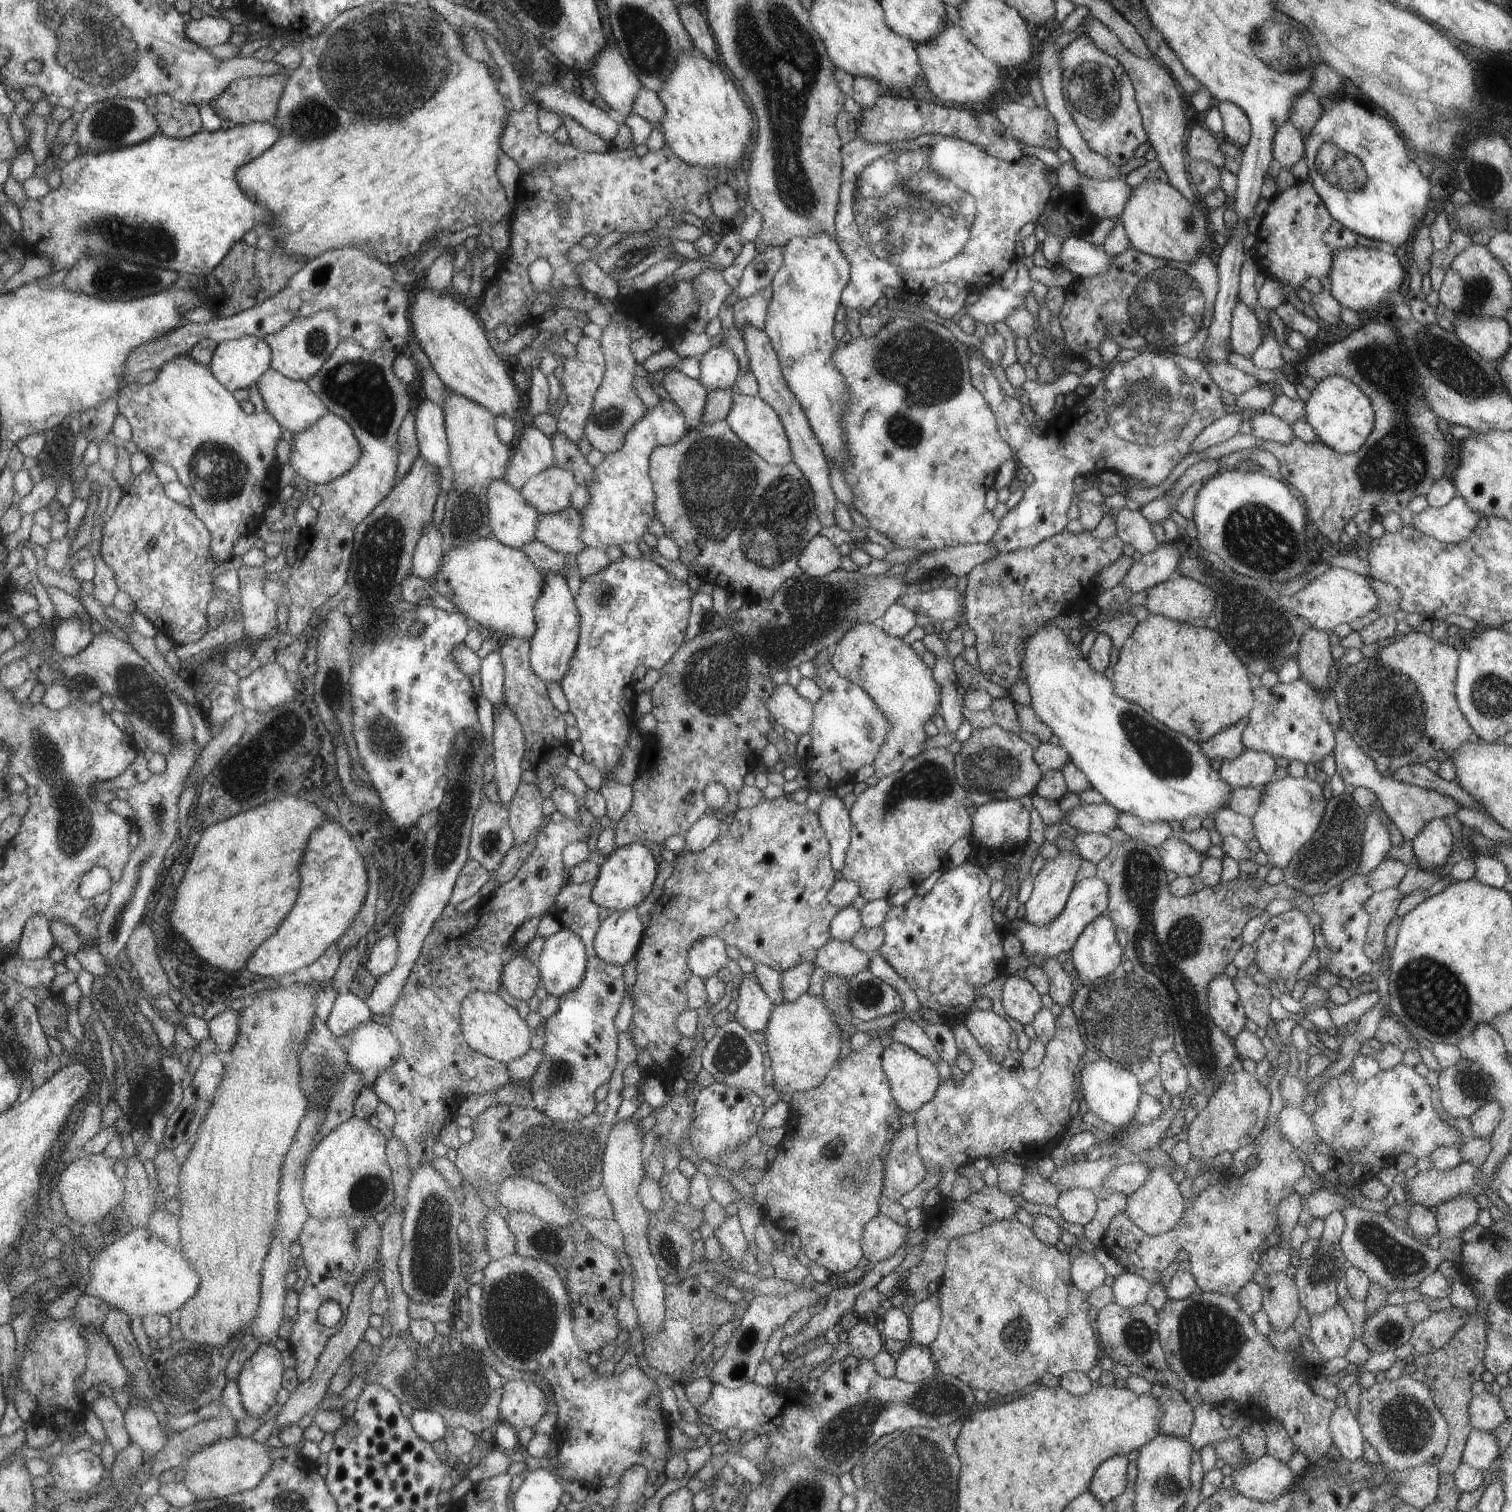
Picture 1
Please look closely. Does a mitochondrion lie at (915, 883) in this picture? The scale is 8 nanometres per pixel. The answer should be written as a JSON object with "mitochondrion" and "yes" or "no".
{"mitochondrion":"no"}

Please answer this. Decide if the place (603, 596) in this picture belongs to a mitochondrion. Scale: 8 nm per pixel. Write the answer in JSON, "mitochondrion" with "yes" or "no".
{"mitochondrion":"yes"}

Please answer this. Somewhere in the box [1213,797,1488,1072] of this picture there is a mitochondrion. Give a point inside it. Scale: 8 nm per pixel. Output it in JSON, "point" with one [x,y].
{"point":[1432,994]}

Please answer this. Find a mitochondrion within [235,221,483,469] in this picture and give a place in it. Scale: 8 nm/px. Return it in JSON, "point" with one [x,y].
{"point":[359,386]}

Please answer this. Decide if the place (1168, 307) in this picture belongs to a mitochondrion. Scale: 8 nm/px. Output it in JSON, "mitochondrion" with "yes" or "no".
{"mitochondrion":"yes"}

